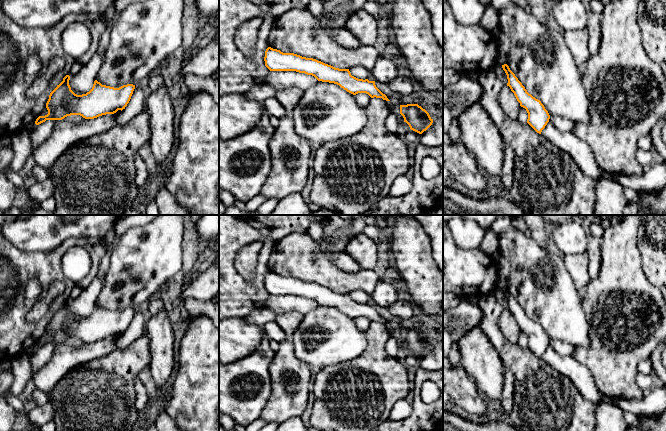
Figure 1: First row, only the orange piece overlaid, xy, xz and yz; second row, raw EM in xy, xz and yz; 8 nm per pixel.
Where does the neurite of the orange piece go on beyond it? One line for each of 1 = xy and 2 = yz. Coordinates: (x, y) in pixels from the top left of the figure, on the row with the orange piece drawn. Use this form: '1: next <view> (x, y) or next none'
1: next none
2: next none

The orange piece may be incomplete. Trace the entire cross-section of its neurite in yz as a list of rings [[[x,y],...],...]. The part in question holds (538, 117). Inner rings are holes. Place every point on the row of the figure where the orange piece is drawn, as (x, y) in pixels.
[[[507,64],[502,65],[508,79],[507,86],[514,93],[520,106],[525,108],[528,113],[527,123],[539,134],[549,122],[550,115],[540,100],[527,92],[522,83],[510,70]]]

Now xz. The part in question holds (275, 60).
[[[268,47],[265,51],[265,66],[270,71],[296,71],[314,76],[318,81],[339,85],[347,92],[356,95],[366,93],[371,98],[390,101],[375,85],[375,81],[358,79],[349,69],[339,69],[313,58],[306,58],[294,53],[283,53]]]

